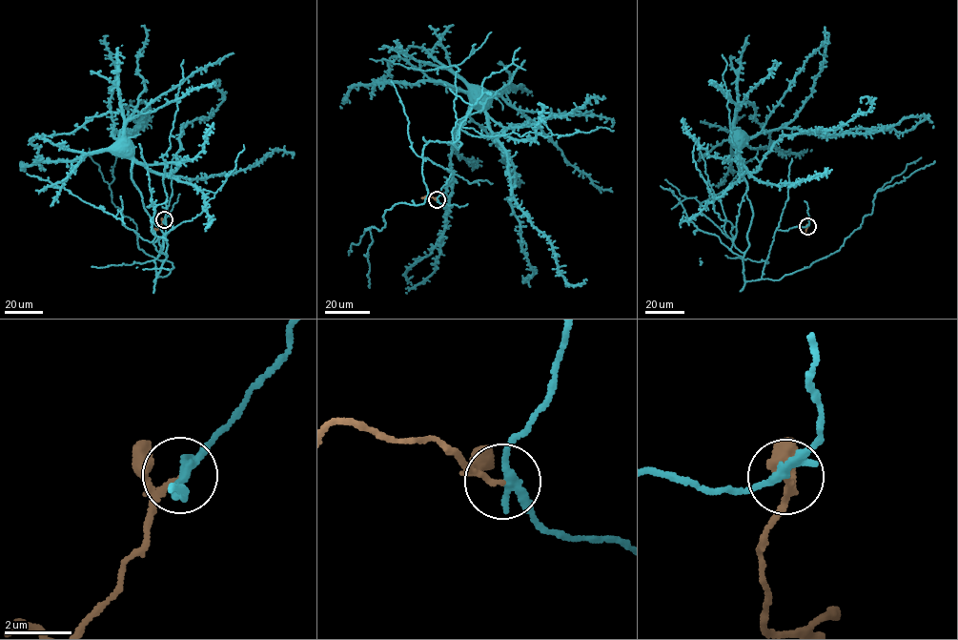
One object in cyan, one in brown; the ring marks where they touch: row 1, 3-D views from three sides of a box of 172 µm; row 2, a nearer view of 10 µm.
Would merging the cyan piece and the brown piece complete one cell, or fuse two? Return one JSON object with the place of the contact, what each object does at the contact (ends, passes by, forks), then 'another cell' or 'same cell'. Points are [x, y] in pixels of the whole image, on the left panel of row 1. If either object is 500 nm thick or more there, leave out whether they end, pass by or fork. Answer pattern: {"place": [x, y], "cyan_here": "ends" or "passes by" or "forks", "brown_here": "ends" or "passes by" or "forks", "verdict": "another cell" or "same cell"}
{"place": [164, 219], "cyan_here": "passes by", "brown_here": "passes by", "verdict": "another cell"}

